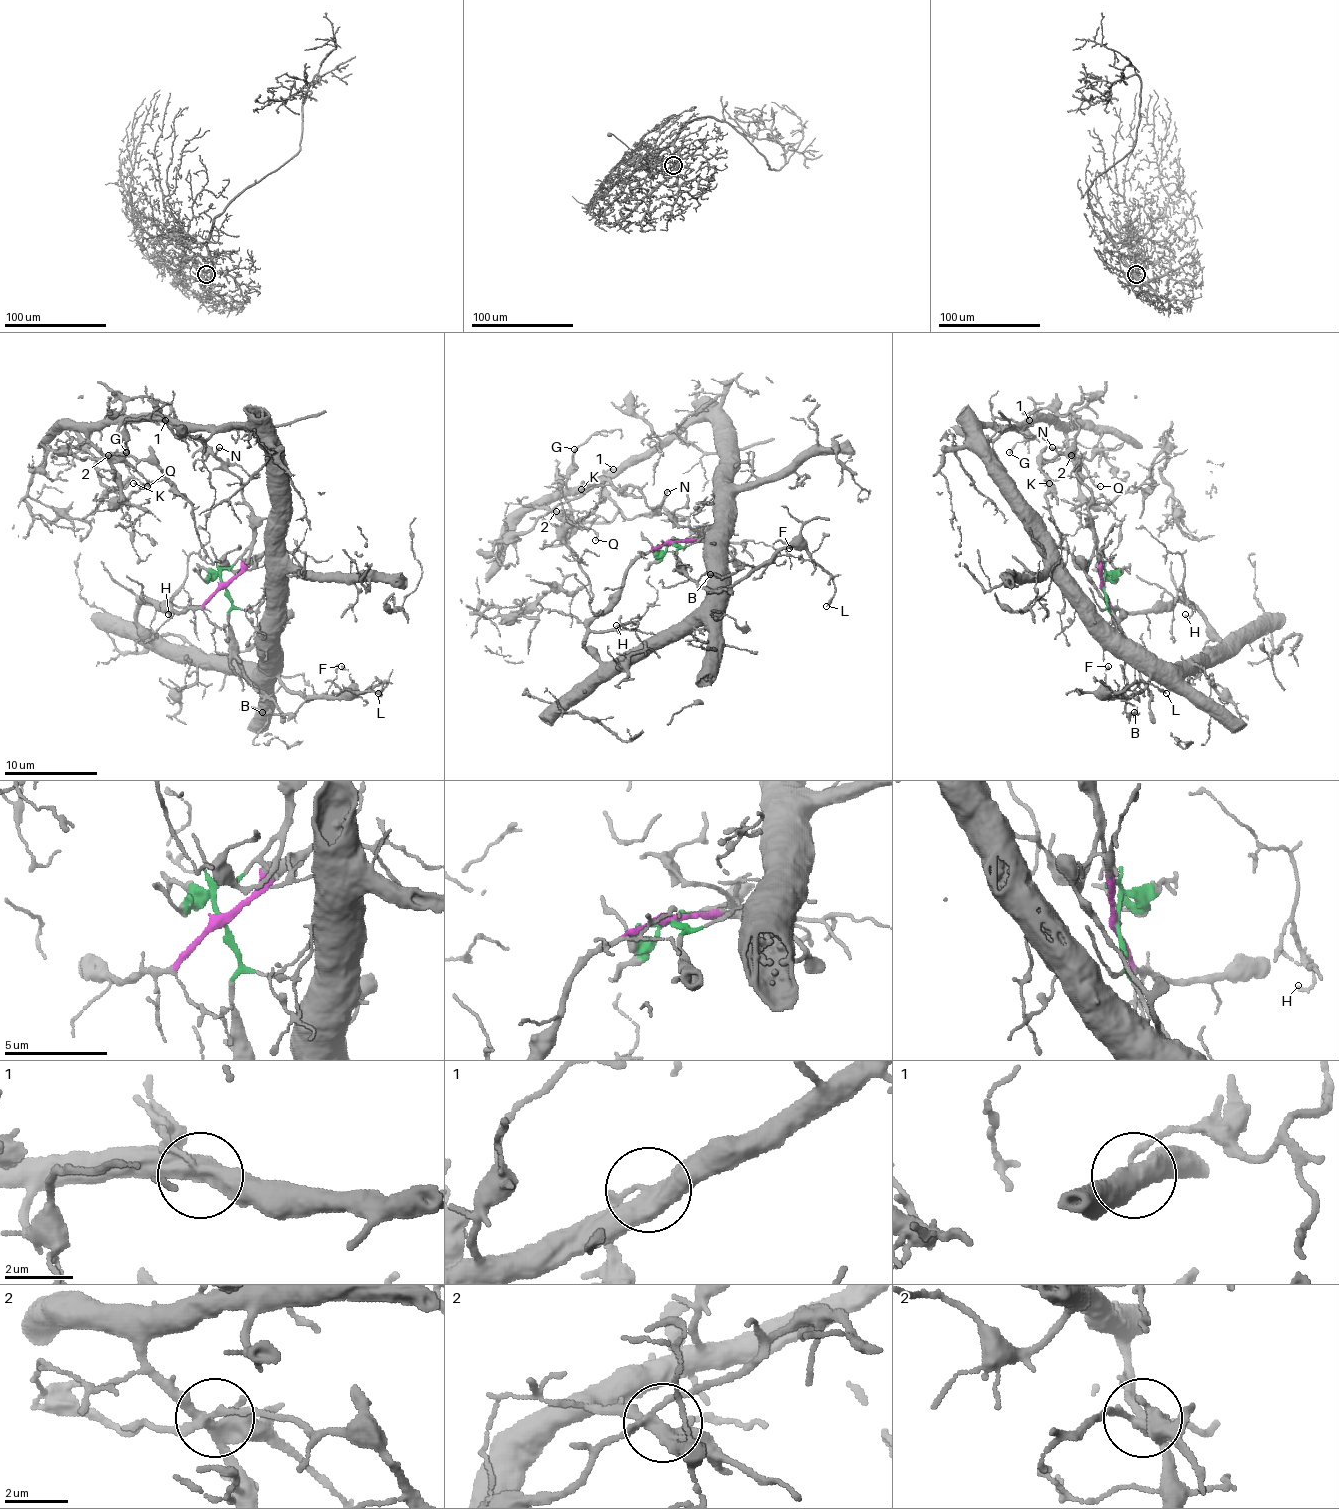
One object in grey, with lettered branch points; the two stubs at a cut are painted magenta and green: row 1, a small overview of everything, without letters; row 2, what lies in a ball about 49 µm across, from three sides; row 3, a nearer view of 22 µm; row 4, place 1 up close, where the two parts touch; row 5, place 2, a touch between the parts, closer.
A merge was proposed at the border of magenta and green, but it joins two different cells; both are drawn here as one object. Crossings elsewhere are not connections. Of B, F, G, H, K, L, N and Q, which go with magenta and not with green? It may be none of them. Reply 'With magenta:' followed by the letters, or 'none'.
With magenta: B, F, G, H, L

